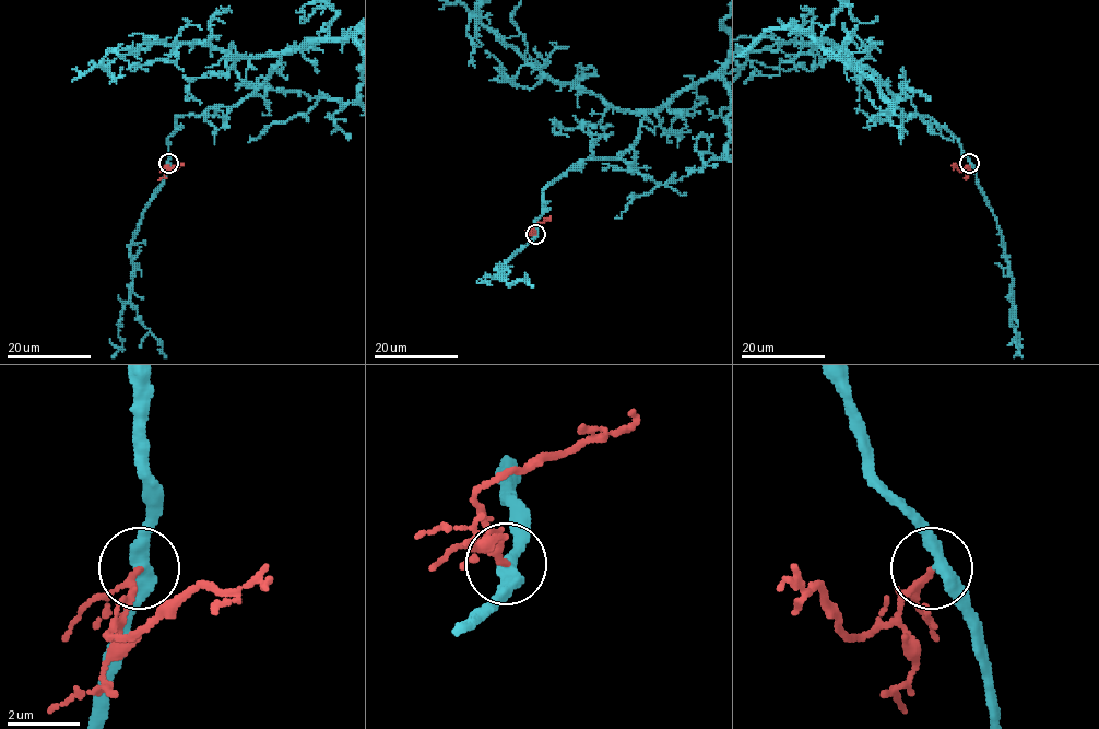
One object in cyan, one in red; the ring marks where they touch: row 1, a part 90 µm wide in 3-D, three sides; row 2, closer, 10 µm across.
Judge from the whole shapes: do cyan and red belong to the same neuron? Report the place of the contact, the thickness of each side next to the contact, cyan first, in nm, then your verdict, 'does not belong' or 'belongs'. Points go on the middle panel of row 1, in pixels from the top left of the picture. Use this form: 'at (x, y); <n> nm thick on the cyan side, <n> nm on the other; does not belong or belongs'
at (535, 234); 360 nm thick on the cyan side, 110 nm on the other; belongs

